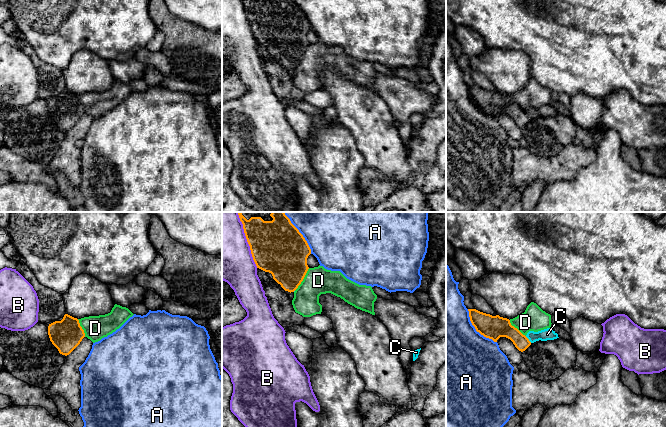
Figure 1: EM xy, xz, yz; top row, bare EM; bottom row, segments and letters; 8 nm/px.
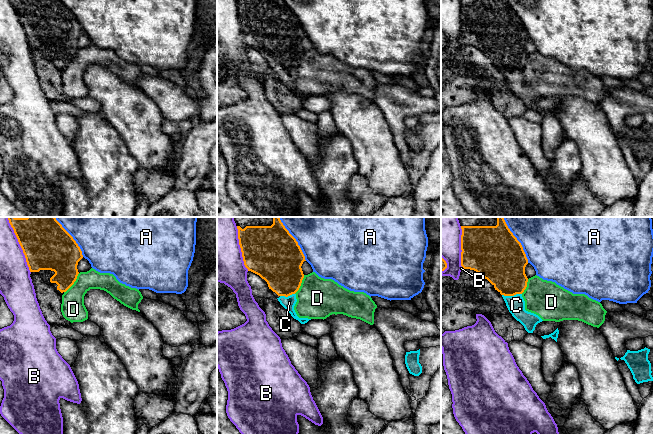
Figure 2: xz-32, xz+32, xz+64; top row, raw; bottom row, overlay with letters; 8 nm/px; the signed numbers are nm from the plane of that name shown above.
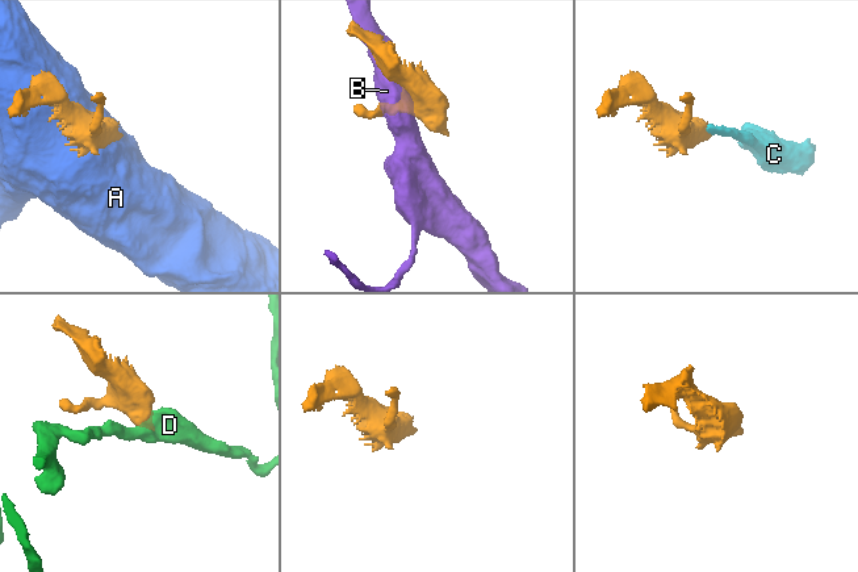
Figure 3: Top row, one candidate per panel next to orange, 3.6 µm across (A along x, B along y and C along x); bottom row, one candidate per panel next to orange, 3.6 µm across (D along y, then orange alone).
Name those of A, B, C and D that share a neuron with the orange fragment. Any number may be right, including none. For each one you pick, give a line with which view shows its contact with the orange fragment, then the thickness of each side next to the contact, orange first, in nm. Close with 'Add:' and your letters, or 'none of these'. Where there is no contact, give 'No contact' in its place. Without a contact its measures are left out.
C: Touches orange in yz. Thickness 160 nm (orange) against 100 nm
Add: C

